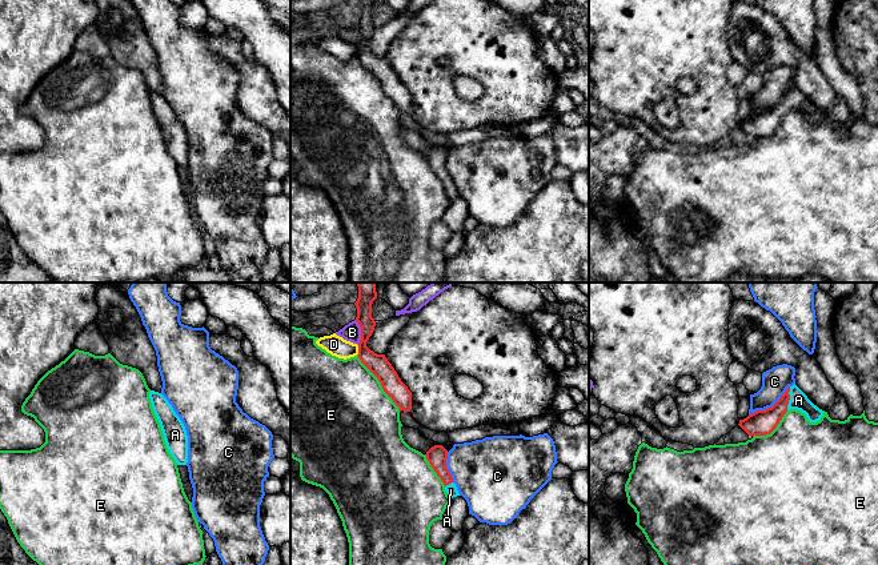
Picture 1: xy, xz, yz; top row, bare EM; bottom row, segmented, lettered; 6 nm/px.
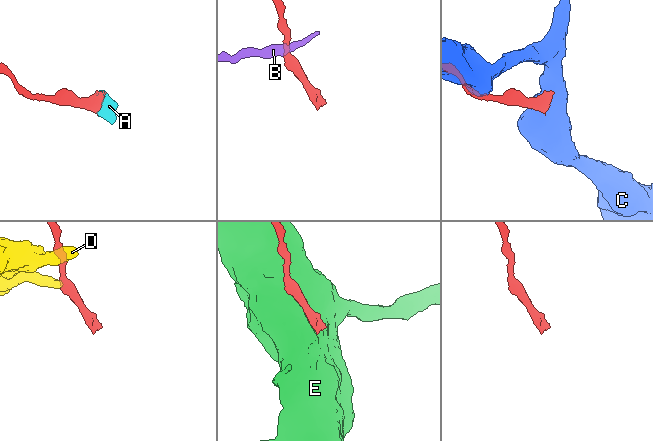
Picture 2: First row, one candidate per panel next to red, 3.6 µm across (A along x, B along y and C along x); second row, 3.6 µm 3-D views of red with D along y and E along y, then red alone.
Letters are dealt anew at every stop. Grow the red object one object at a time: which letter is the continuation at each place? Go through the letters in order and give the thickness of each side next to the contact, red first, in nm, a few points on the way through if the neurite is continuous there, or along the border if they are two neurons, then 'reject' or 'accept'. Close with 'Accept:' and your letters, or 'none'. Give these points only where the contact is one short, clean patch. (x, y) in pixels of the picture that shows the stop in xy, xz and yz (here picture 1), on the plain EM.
A: 160 nm thick on the red side, 110 nm on the other; runs through yz (761, 124), (766, 123), (789, 100), (798, 101); accept
B: 120 nm thick on the red side, 110 nm on the other; border along xz (355, 21), (360, 28), (359, 45); reject
C: 160 nm thick on the red side, 160 nm on the other; reject
D: 120 nm thick on the red side, 120 nm on the other; border along xz (359, 47), (356, 56); reject
E: 120 nm thick on the red side, 480 nm on the other; reject
Accept: A

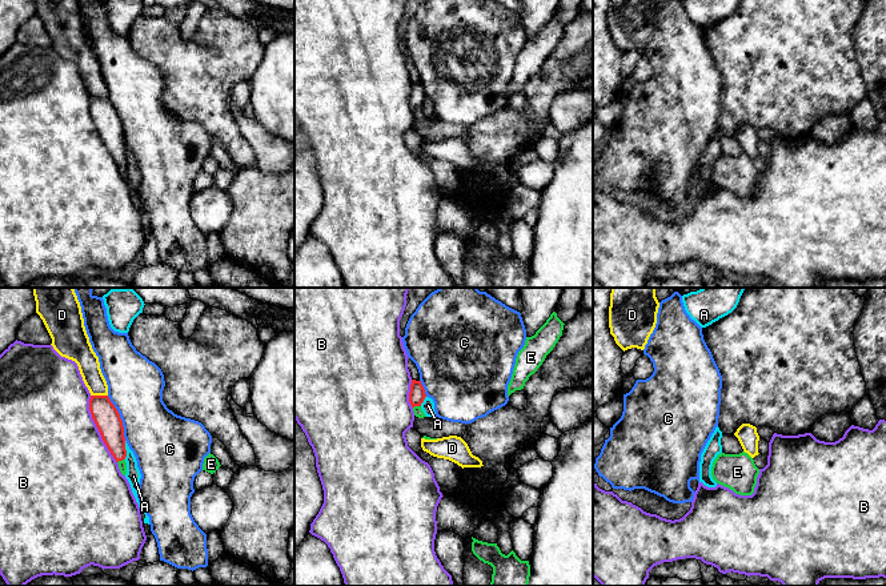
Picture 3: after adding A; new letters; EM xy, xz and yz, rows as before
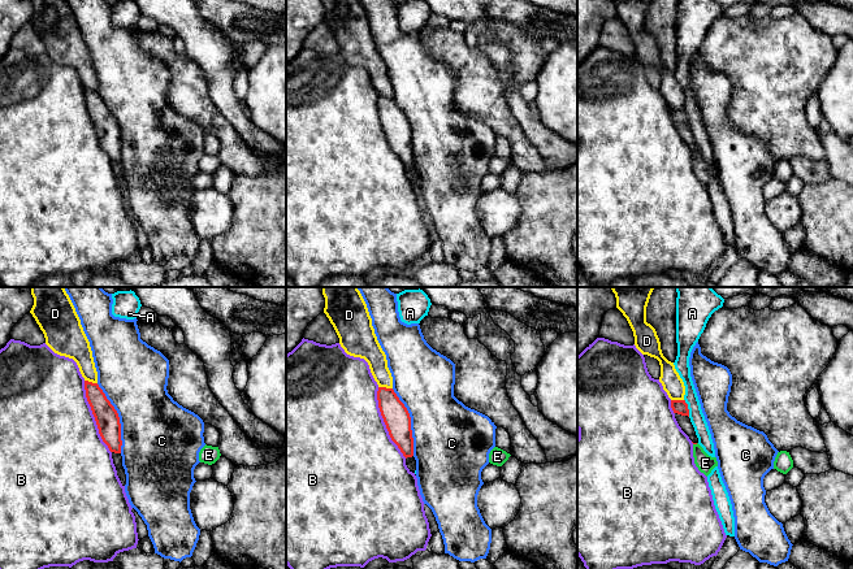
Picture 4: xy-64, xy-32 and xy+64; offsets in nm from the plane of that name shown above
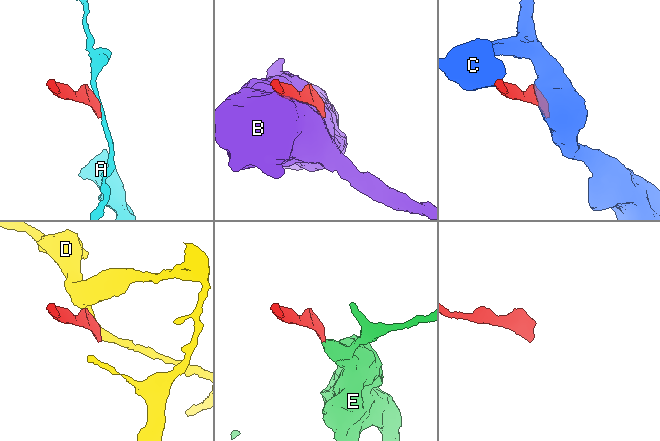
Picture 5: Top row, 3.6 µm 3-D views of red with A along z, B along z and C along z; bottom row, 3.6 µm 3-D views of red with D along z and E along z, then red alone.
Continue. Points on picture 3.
A: 160 nm thick on the red side, 90 nm on the other; border along xy (124, 143), (125, 160); reject
B: 160 nm thick on the red side, 500 nm on the other; reject
C: 160 nm thick on the red side, 340 nm on the other; reject
D: 160 nm thick on the red side, 130 nm on the other; border along xy (91, 96), (107, 97); reject
E: 150 nm thick on the red side, 50 nm on the other; runs through xy (108, 123), (120, 161), (121, 165); accept
Accept: E

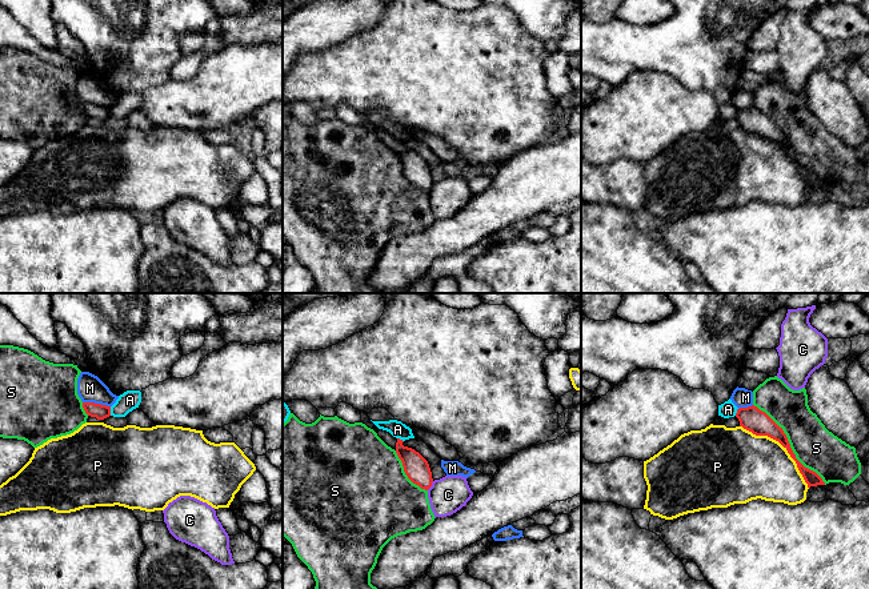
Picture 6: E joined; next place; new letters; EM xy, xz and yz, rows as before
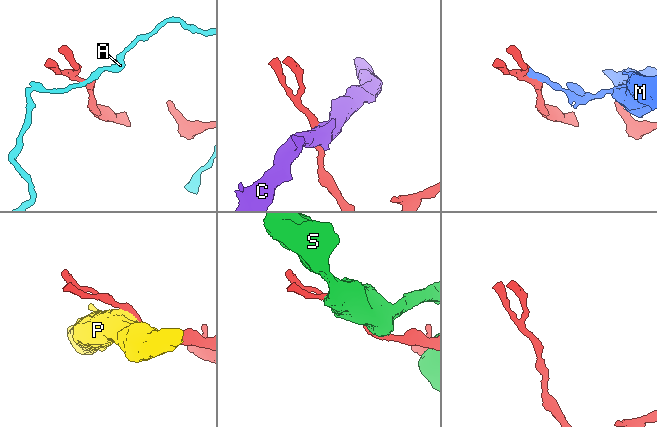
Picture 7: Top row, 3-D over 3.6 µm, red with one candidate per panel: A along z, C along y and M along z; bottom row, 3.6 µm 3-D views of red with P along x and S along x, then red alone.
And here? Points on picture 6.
A: 90 nm thick on the red side, 120 nm on the other; border along xy (109, 108), (111, 116); reject
C: 150 nm thick on the red side, 220 nm on the other; border along xz (433, 183), (427, 191); reject
M: 90 nm thick on the red side, 160 nm on the other; border along xy (83, 103), (93, 103), (109, 108); reject
P: 150 nm thick on the red side, 400 nm on the other; reject
S: 150 nm thick on the red side, 260 nm on the other; reject
Accept: none

